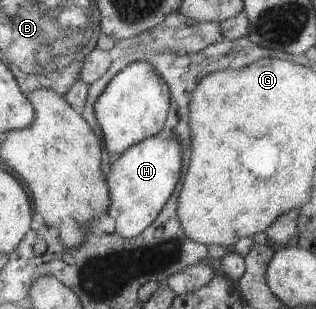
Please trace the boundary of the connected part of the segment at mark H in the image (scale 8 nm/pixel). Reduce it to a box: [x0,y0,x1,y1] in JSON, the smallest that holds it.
[107,132,182,238]

